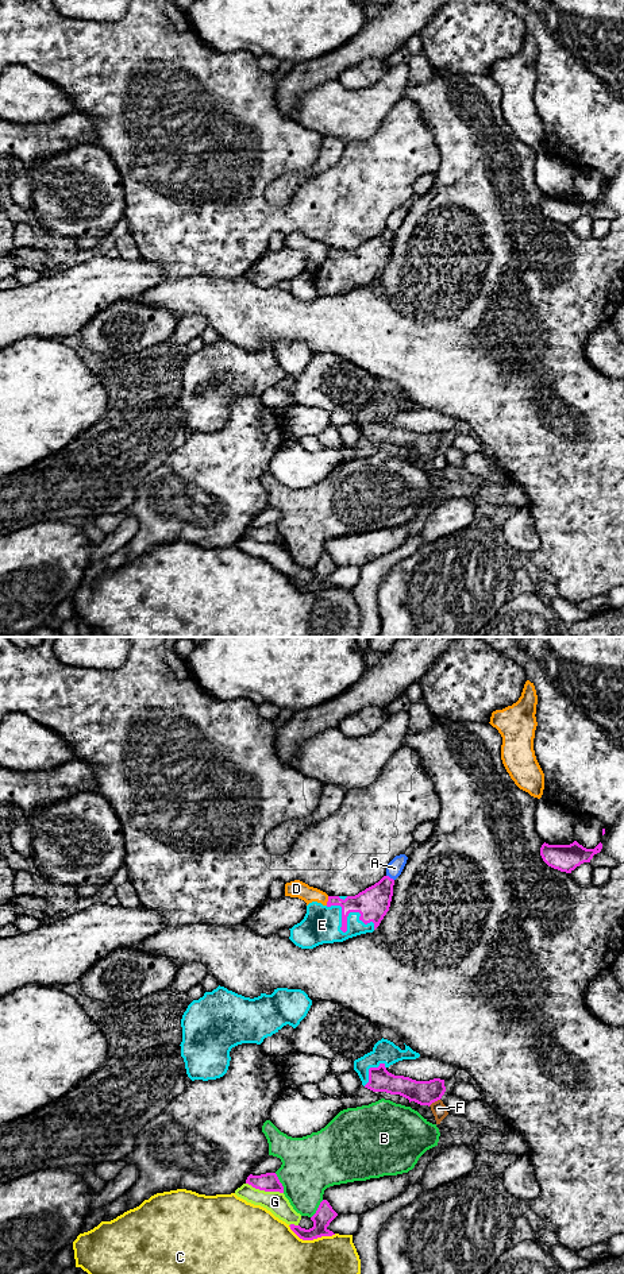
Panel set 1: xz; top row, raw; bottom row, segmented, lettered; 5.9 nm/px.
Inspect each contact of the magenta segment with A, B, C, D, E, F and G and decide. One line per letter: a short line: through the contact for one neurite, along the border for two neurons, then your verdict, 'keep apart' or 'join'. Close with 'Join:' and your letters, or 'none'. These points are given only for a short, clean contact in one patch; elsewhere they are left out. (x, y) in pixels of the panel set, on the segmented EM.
A: keep apart
B: keep apart
C: keep apart
D: keep apart
E: join
F: keep apart
G: keep apart
Join: E

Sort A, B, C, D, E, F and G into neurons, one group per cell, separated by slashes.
A / B / C / D / E / F / G

